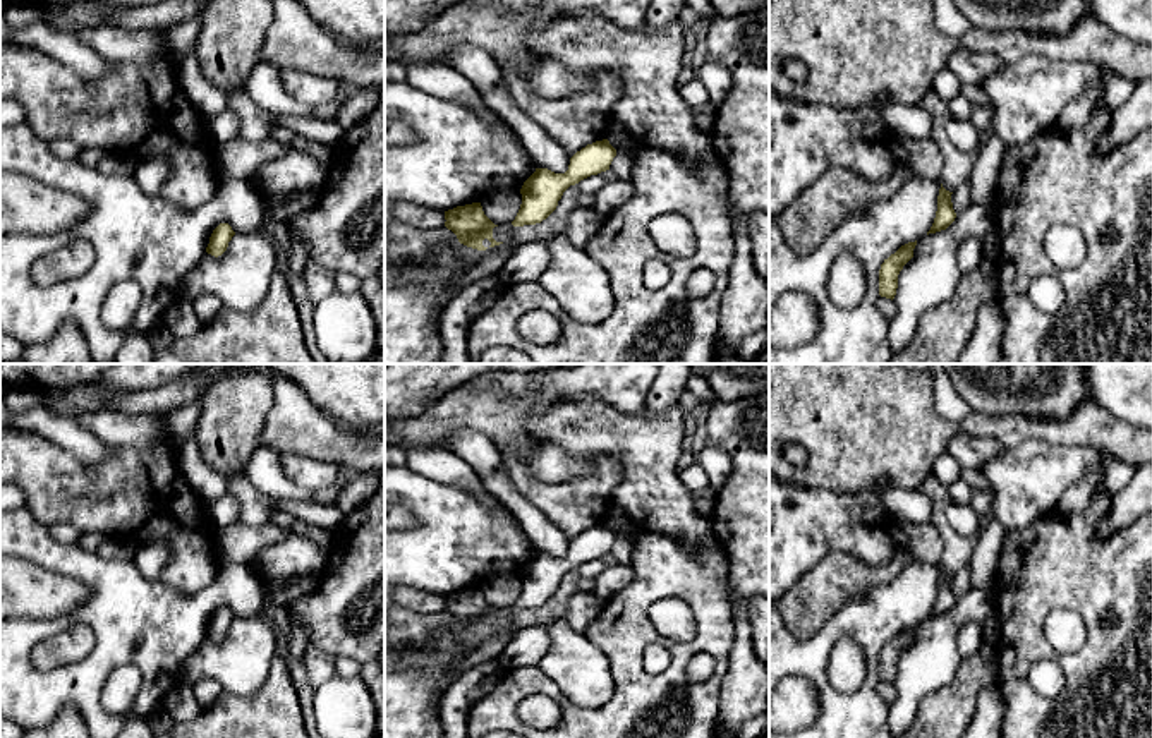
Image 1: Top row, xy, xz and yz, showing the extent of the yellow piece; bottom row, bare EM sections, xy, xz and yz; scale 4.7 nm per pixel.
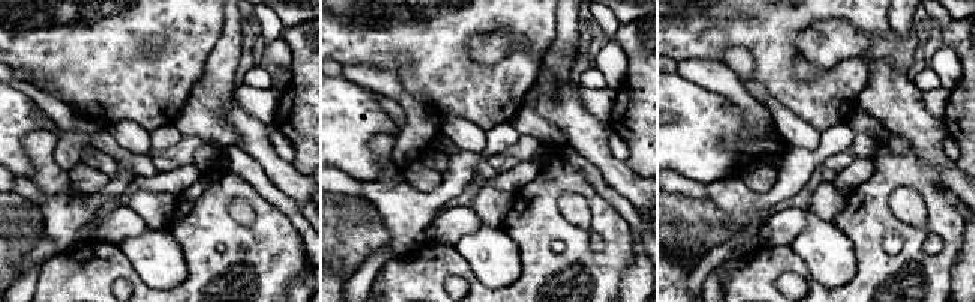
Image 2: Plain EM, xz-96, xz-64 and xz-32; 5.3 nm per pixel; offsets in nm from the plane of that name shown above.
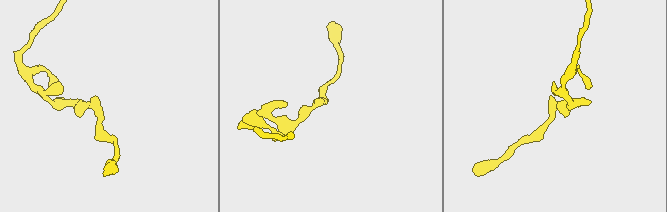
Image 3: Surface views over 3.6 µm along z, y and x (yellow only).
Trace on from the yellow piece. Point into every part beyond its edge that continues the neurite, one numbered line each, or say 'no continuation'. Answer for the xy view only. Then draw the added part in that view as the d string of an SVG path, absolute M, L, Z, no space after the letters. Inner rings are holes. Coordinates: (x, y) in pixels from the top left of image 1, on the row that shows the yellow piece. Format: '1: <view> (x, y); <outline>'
no continuation

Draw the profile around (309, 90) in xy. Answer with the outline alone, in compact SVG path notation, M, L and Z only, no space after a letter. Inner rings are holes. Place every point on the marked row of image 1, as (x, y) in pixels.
M297 69L282 70L282 84L295 101L307 106L328 105L338 93L337 81Z

